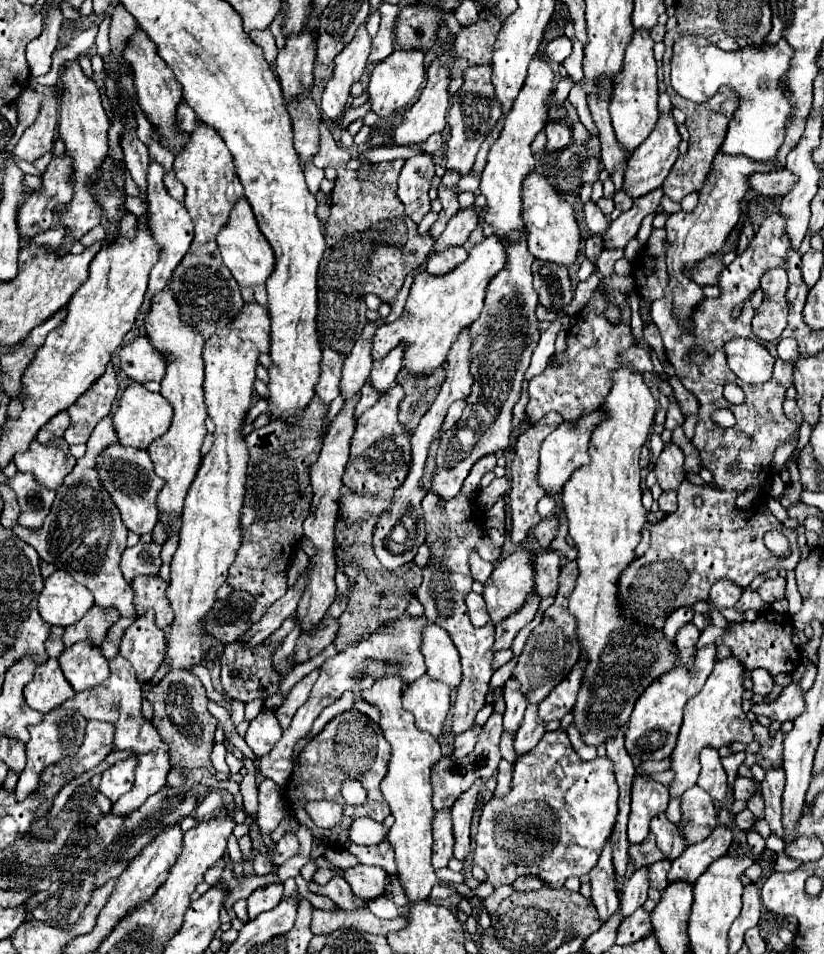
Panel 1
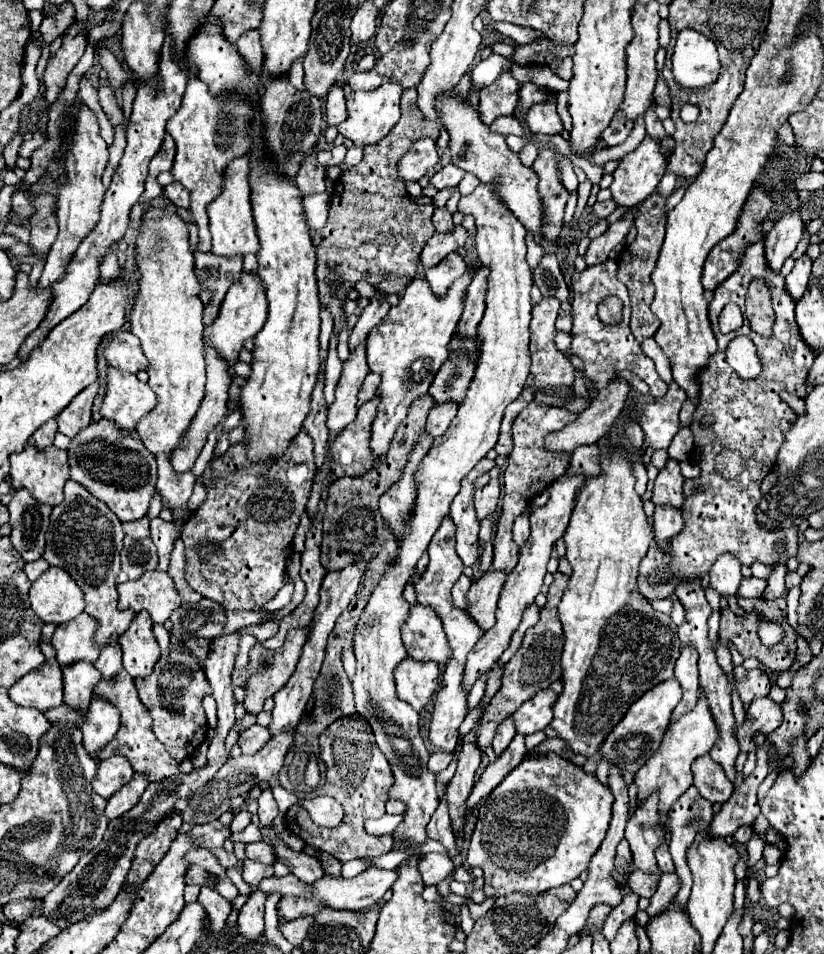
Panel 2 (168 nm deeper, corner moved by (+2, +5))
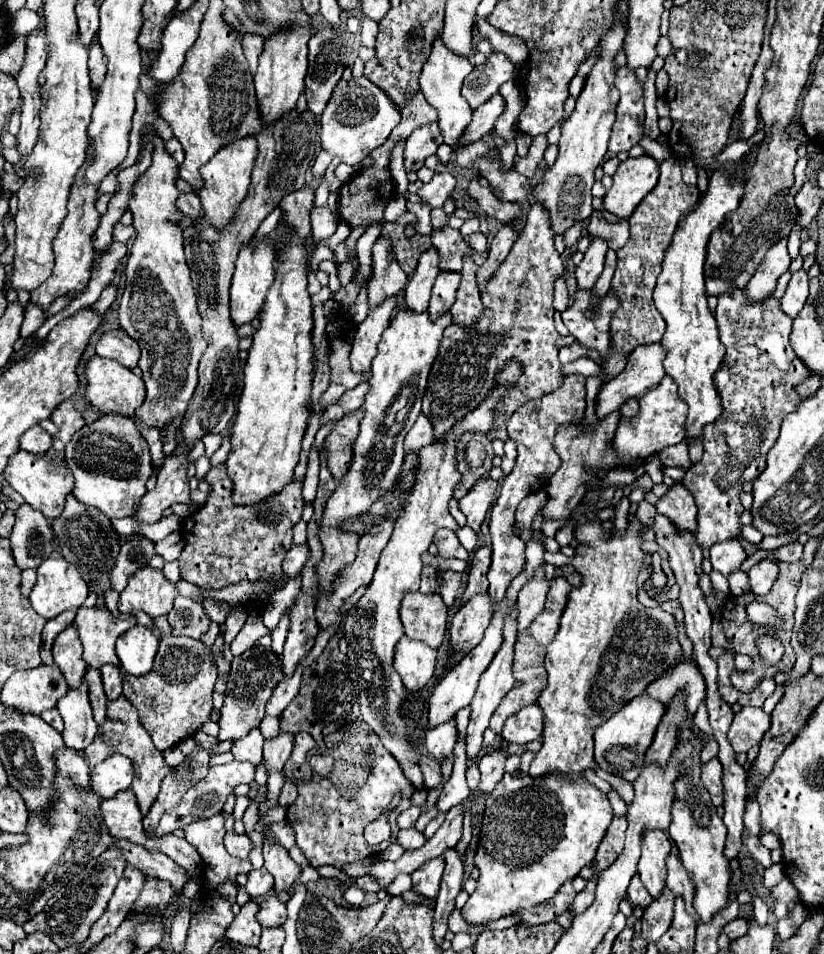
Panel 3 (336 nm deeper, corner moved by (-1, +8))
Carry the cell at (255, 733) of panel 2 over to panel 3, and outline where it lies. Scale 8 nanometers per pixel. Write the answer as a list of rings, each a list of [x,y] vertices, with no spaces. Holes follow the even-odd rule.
[[[253,729],[249,735],[235,741],[231,747],[235,761],[247,761],[247,763],[259,765],[263,761],[263,741],[265,739],[259,729]]]

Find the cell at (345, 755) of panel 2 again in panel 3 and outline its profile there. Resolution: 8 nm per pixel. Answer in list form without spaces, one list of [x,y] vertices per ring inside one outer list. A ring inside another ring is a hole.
[[[367,725],[357,727],[355,731],[341,729],[327,737],[325,745],[327,753],[319,757],[319,763],[313,769],[315,783],[297,783],[299,797],[287,809],[287,821],[295,829],[297,847],[313,867],[341,867],[343,863],[361,861],[373,853],[377,855],[395,843],[399,833],[395,819],[403,809],[411,807],[415,787],[405,777],[395,757],[379,743],[379,737]],[[396,795],[400,796],[400,802],[388,816],[391,838],[371,847],[363,837],[363,829],[385,811]]]

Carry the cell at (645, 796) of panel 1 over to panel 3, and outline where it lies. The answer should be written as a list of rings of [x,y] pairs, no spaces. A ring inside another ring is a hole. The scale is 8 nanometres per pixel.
[[[647,831],[643,835],[643,853],[639,859],[639,877],[653,899],[659,899],[667,879],[667,857],[671,841],[665,831]]]

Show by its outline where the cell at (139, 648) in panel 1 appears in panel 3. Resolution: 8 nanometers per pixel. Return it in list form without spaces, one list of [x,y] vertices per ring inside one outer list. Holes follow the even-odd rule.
[[[135,625],[119,637],[117,657],[129,675],[139,677],[151,671],[157,647],[159,639],[153,635],[153,631],[143,625]]]

